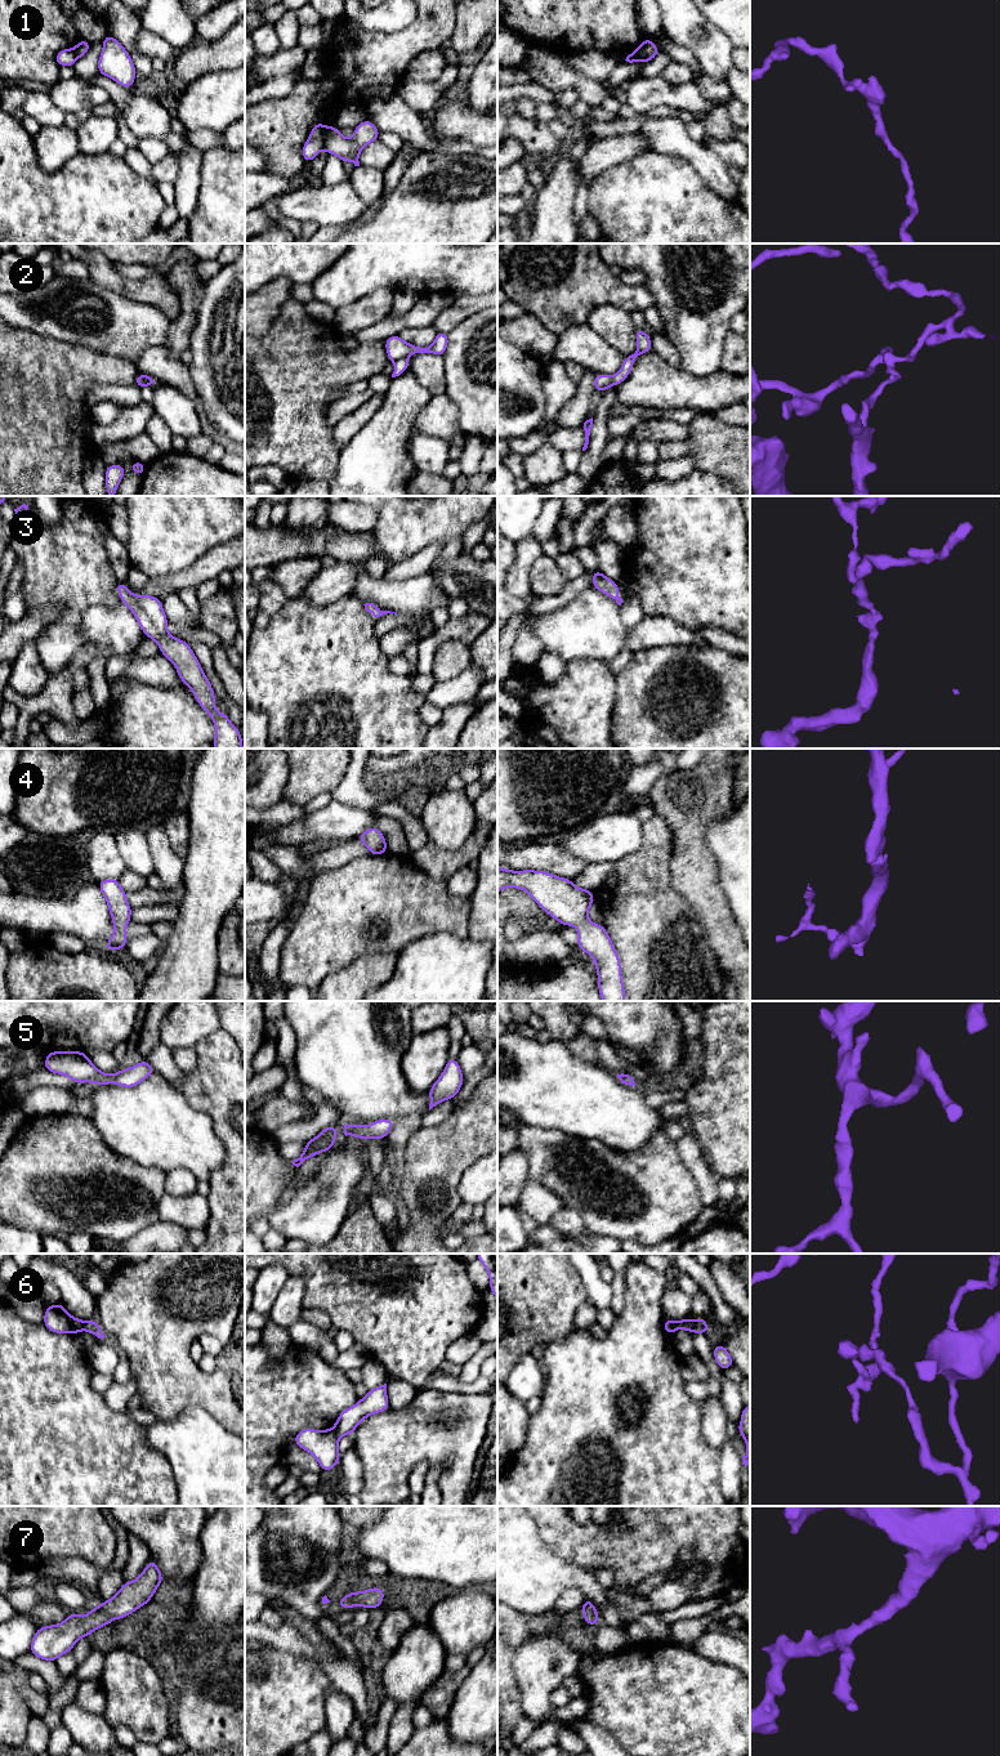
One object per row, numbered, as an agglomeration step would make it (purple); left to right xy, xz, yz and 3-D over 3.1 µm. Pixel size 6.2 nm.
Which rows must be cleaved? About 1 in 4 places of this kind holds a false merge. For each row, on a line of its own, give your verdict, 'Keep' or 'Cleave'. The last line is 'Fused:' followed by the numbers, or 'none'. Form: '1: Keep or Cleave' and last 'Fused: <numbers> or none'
1: Cleave
2: Cleave
3: Keep
4: Keep
5: Keep
6: Cleave
7: Keep
Fused: 1, 2, 6

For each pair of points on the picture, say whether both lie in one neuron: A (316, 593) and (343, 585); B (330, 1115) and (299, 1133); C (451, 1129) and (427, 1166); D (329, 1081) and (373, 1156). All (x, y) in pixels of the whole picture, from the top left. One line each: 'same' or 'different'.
A: same
B: same
C: same
D: different

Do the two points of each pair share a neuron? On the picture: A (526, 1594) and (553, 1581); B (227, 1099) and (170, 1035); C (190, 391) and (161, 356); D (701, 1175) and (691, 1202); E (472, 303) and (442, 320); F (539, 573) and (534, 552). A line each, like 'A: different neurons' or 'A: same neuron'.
A: same neuron
B: different neurons
C: same neuron
D: different neurons
E: same neuron
F: different neurons

